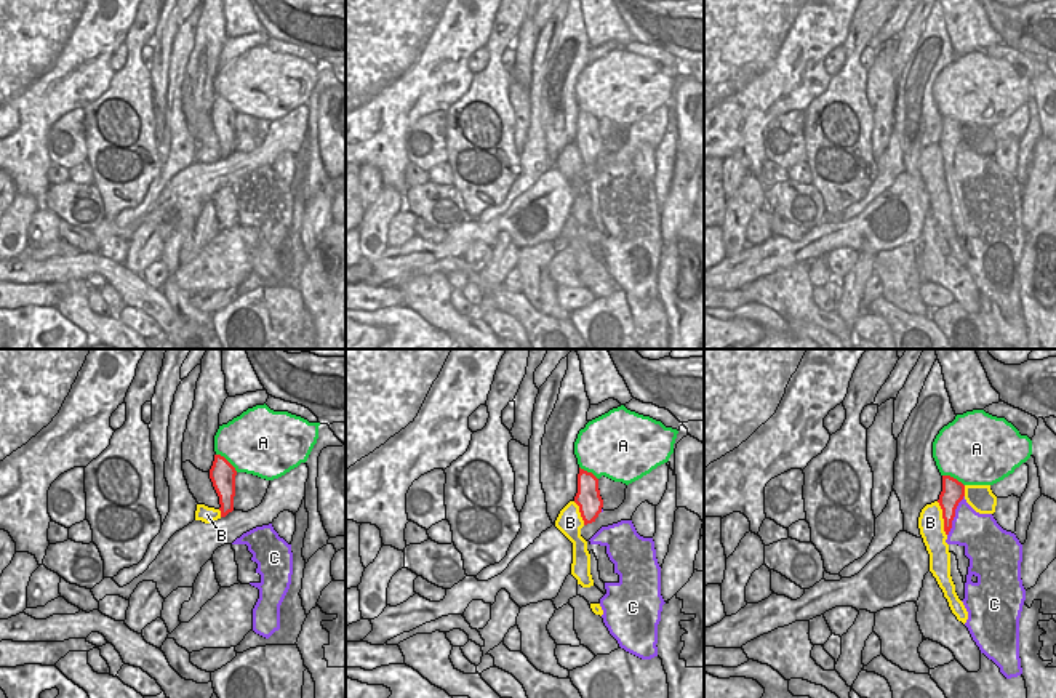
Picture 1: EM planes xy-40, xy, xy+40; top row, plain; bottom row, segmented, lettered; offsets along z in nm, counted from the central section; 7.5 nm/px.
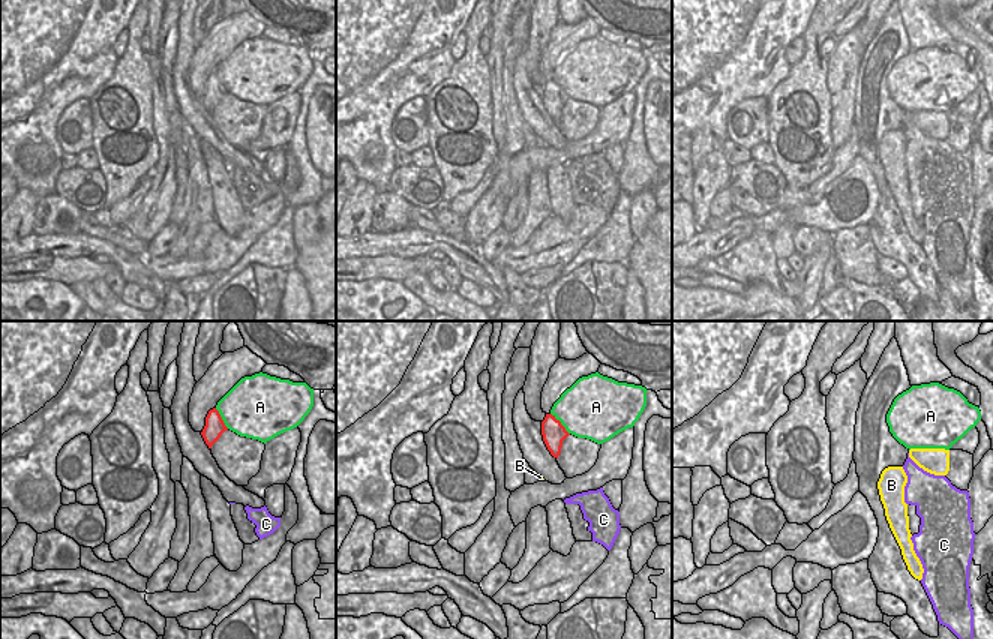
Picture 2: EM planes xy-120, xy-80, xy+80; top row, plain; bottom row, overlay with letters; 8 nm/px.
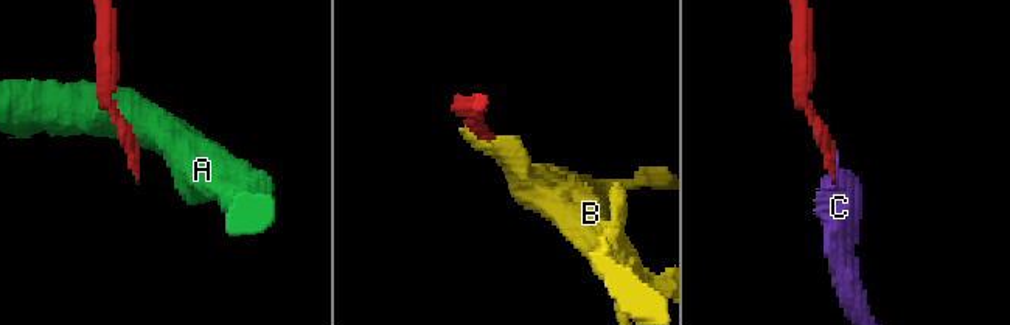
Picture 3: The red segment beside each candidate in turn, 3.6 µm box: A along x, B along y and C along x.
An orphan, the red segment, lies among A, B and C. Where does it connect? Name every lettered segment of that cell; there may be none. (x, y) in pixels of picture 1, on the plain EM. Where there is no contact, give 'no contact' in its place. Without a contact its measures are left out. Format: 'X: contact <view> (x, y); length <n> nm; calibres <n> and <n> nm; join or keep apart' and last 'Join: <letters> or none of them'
A: contact xy-40 (228, 103); length 220 nm; calibres 190 and 480 nm; keep apart
B: contact xy+40 (943, 159); length 280 nm; calibres 170 and 190 nm; keep apart
C: contact xy+40 (954, 157); length 340 nm; calibres 170 and 300 nm; join
Join: C

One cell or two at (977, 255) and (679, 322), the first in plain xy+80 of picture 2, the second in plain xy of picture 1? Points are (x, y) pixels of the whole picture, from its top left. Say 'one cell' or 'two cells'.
one cell

